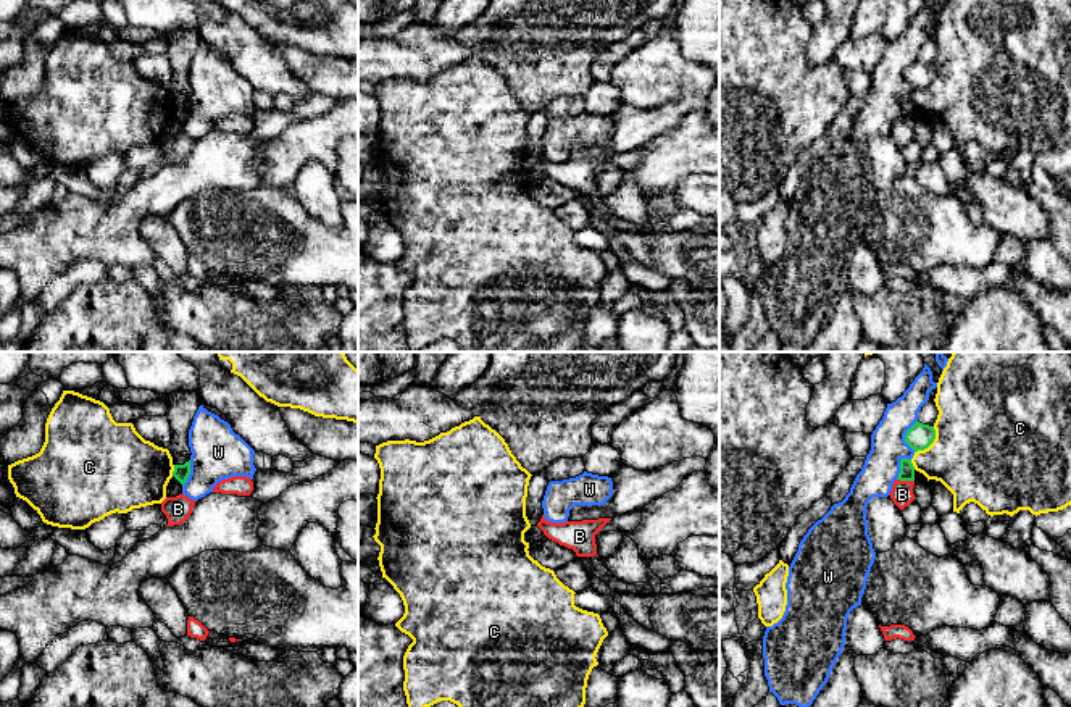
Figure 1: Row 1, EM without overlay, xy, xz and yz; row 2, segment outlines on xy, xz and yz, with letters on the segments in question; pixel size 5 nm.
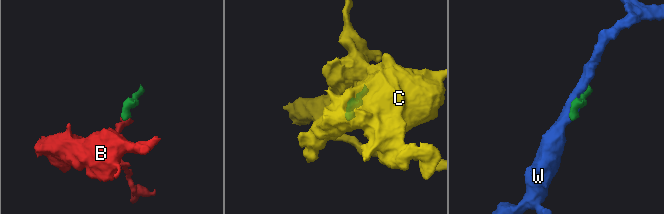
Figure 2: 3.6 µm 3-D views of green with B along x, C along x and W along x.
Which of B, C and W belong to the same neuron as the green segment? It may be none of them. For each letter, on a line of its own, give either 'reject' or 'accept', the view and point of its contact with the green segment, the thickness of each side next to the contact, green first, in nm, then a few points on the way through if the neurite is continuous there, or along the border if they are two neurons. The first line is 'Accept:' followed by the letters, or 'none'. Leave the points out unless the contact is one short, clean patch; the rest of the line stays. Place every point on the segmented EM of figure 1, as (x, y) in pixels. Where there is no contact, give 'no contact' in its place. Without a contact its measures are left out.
Accept: none
B: reject | yz (905, 480) | 80/110 nm | along yz (897, 478), (913, 481)
C: reject | yz (931, 443) | 130/480 nm
W: reject | yz (905, 436) | 130/180 nm | along yz (916, 420), (905, 435), (905, 443), (913, 451)

